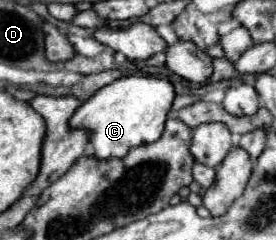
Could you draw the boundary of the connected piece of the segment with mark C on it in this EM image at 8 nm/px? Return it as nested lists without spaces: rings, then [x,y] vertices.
[[[127,75],[121,77],[103,89],[99,89],[91,99],[87,99],[71,117],[71,127],[85,127],[91,131],[91,149],[95,157],[125,157],[131,147],[157,141],[169,117],[169,111],[175,101],[175,87],[167,79],[145,77],[145,75]]]

